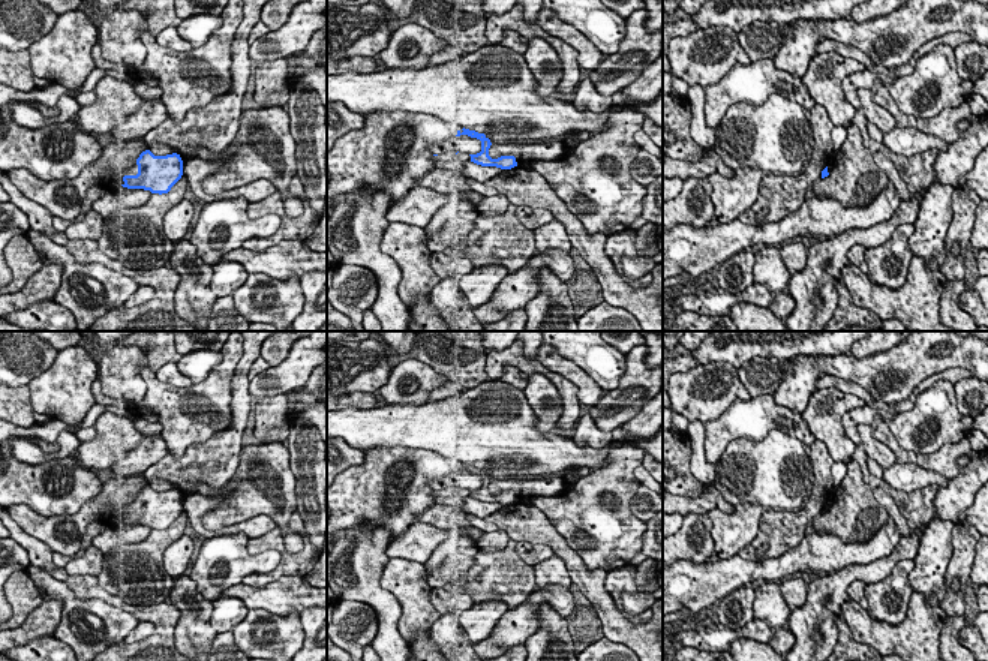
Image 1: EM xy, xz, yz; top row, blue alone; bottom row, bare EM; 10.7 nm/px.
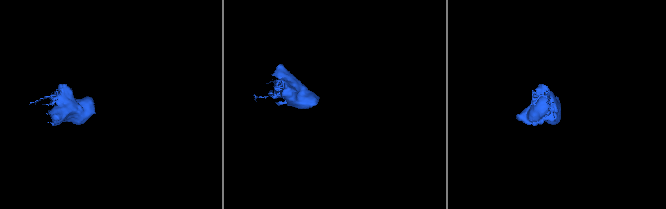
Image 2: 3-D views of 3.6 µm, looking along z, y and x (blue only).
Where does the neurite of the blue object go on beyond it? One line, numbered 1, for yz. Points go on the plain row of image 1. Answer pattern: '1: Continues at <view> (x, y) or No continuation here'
1: No continuation here

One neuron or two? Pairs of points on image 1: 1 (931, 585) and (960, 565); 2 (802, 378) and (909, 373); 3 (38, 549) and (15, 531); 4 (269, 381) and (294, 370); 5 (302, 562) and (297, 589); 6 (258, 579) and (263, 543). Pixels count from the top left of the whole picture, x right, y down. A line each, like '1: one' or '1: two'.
1: two
2: one
3: one
4: one
5: two
6: one

